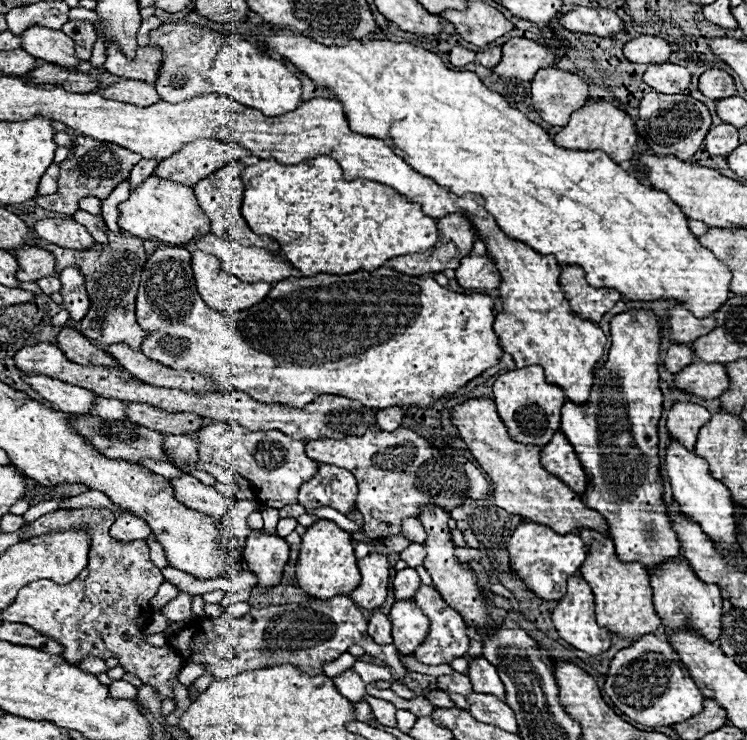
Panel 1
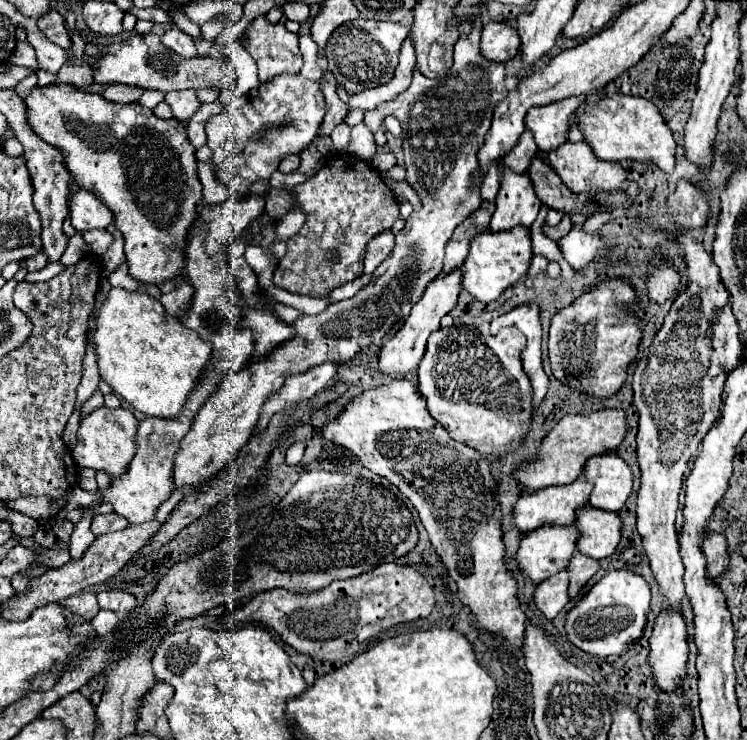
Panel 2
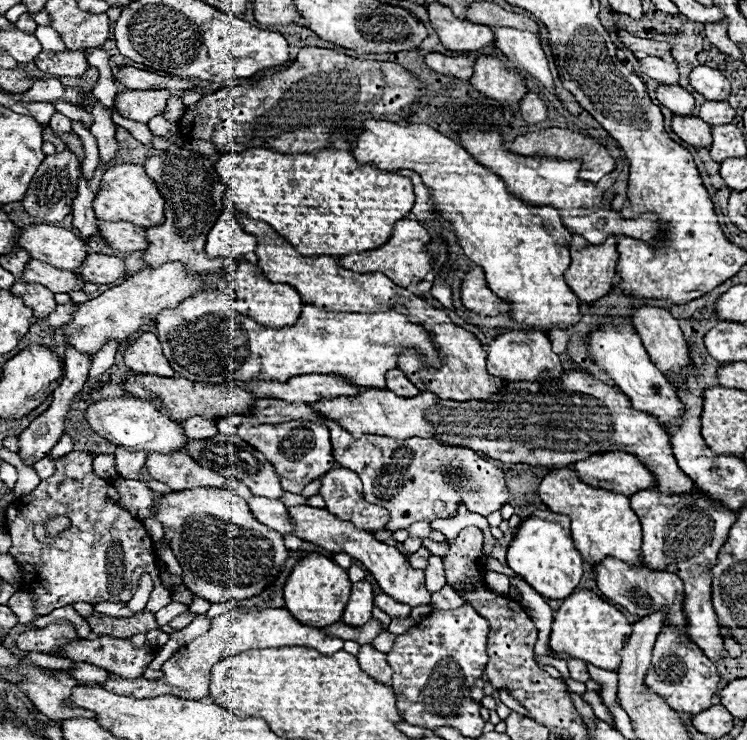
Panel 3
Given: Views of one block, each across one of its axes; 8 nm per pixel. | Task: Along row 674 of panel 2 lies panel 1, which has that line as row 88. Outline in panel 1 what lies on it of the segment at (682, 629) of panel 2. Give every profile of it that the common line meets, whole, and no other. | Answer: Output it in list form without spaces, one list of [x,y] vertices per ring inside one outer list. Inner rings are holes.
[[[664,62],[664,64],[650,64],[644,72],[644,82],[662,94],[682,94],[690,86],[692,74],[684,66]]]

